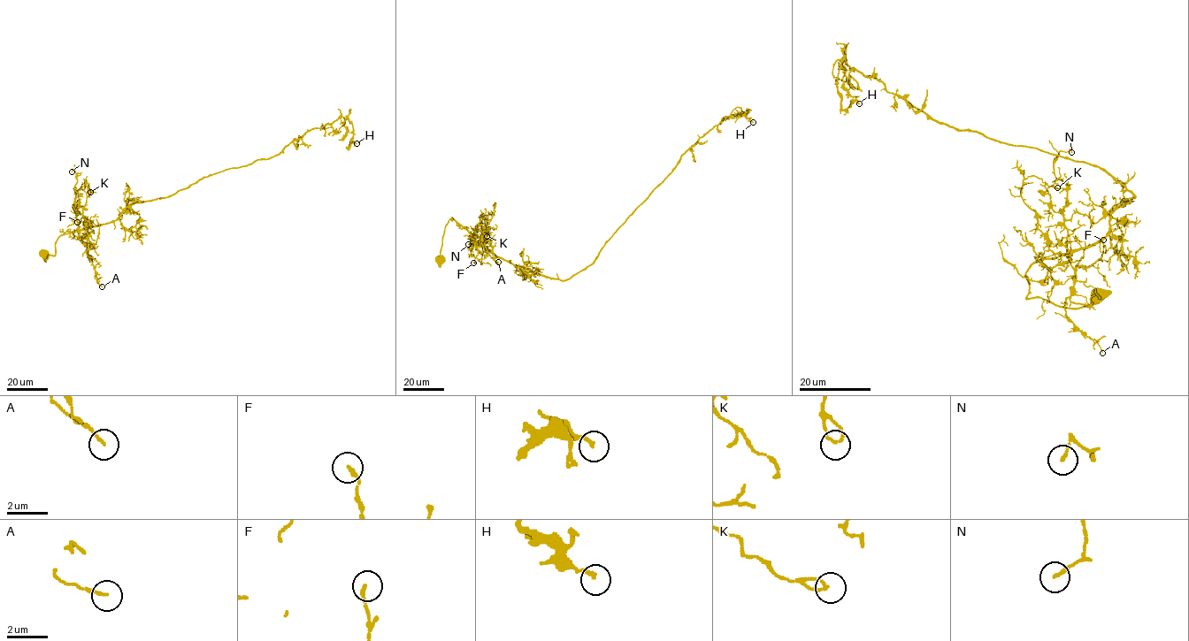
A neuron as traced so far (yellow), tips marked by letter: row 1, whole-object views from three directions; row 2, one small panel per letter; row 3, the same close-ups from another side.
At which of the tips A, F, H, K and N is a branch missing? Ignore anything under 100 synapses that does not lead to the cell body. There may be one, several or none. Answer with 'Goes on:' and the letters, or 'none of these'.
Goes on: none of these

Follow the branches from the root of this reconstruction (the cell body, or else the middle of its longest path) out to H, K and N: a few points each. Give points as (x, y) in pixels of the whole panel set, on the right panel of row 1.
H: (1100, 294), (1028, 298), (1026, 270), (1106, 235), (1134, 196), (1111, 175), (846, 57), (859, 103)
K: (1100, 294), (1077, 309), (1027, 297), (1026, 270), (1070, 252), (1049, 249), (1023, 181), (1057, 187)
N: (1100, 294), (1077, 309), (1027, 297), (1026, 270), (1066, 253), (1066, 185), (1053, 163), (1060, 151), (1071, 152)

